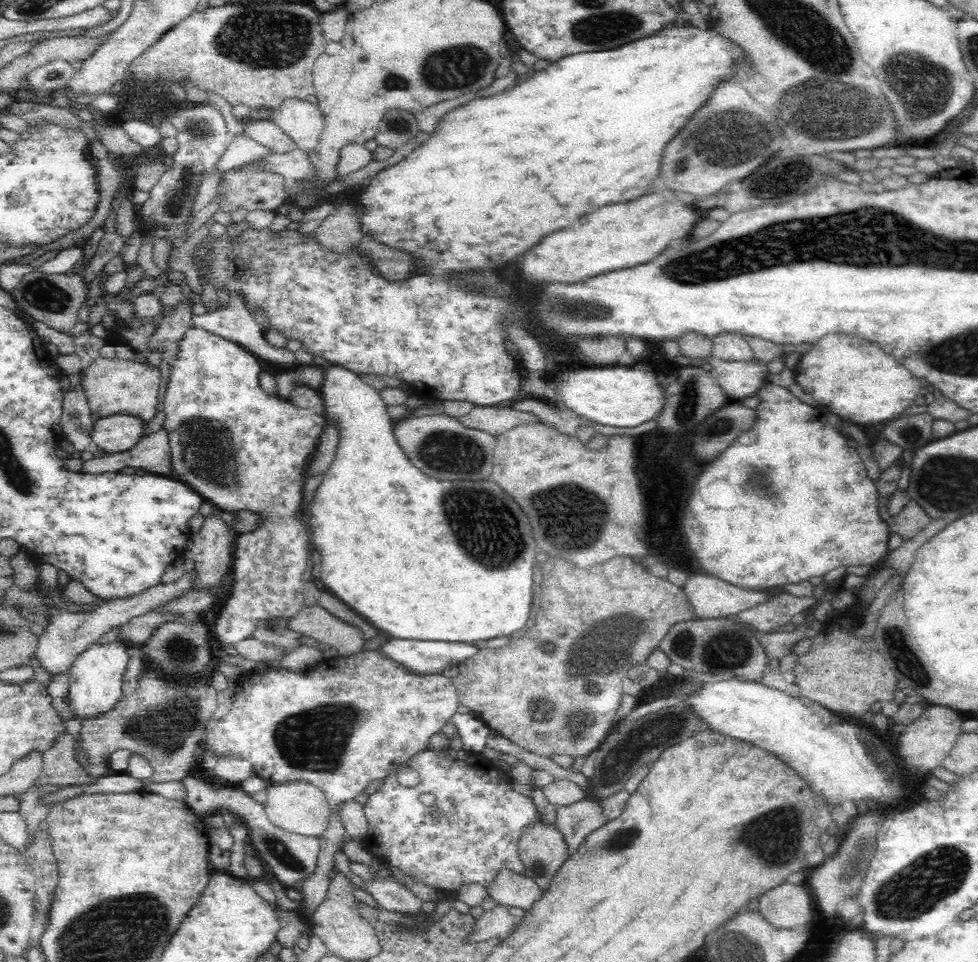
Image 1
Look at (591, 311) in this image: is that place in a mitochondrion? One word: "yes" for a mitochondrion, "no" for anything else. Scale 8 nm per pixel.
yes

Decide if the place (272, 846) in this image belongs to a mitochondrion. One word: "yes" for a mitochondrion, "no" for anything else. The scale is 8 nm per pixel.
yes

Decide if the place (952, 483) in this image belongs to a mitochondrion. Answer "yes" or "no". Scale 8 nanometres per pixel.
yes

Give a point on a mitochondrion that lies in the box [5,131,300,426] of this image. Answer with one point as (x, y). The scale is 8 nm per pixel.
(32, 293)

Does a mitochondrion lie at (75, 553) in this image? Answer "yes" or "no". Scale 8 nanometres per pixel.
no

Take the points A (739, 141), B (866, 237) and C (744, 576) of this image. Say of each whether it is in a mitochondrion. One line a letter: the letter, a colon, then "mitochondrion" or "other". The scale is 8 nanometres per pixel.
A: mitochondrion
B: mitochondrion
C: other

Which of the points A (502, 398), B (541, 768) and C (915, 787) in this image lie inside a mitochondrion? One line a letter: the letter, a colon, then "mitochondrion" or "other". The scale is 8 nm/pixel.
A: other
B: other
C: other

